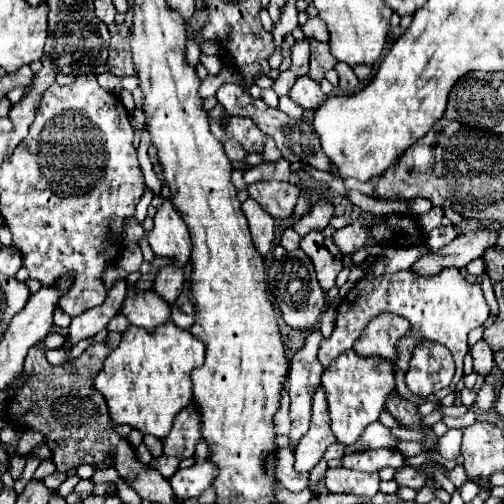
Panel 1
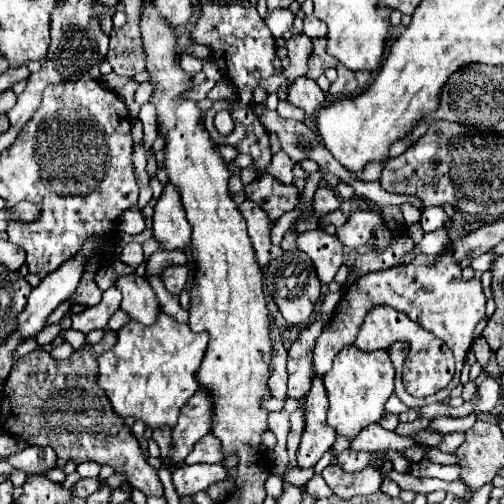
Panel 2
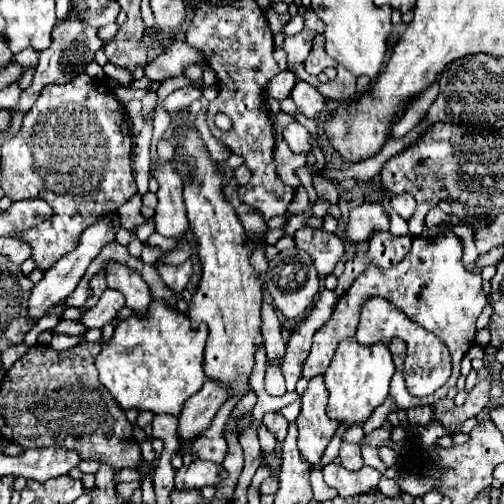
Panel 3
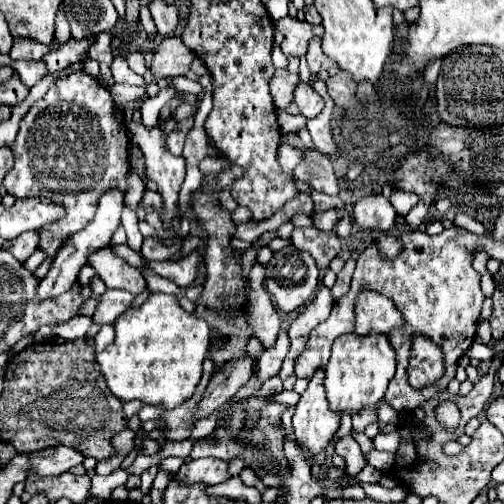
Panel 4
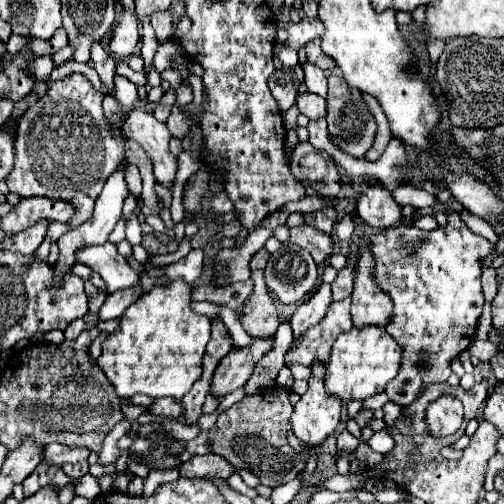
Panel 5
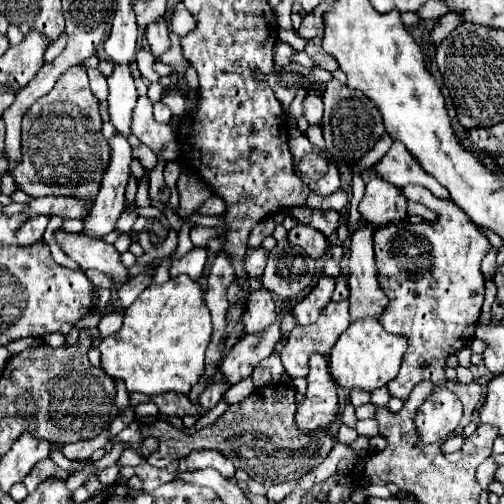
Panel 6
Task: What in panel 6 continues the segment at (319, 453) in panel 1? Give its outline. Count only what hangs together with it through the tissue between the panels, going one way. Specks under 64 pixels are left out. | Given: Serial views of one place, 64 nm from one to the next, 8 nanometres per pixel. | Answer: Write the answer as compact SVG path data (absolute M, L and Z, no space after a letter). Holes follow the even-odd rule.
M320 354L310 358L308 390L296 410L296 426L300 432L326 430L338 418L338 394L336 384L328 372L328 360Z

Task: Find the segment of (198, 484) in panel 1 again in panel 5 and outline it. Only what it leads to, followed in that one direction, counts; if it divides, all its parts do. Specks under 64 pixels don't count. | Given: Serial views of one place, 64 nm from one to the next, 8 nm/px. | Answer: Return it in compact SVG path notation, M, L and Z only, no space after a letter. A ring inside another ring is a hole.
M206 454L206 456L192 456L188 462L180 466L182 478L204 478L204 480L228 480L234 474L234 466L228 460Z

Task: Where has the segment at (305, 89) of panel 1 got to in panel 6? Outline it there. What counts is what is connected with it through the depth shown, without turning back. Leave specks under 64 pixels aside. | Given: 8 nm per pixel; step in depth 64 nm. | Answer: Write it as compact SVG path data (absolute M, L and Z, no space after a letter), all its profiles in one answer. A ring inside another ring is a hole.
M308 94L302 102L304 106L304 116L308 118L310 124L320 124L322 120L322 110L324 110L324 104L322 104L322 98L316 96L316 94Z

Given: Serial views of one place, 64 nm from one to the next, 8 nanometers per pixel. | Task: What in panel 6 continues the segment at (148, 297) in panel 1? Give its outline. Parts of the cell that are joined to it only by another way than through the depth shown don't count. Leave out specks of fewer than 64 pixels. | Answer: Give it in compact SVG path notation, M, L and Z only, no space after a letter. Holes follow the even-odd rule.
M56 230L54 238L64 254L76 260L84 270L94 268L102 274L108 274L112 278L112 290L128 280L128 268L122 264L120 252L112 244L82 234L68 234L62 230Z

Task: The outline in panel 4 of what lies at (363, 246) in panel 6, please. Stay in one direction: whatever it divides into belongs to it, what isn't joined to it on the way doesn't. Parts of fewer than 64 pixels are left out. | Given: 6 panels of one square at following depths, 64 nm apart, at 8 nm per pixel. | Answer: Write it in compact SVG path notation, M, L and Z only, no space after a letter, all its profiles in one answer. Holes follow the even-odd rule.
M362 290L356 302L356 334L384 334L388 336L394 328L404 326L404 316L392 304L388 296Z

